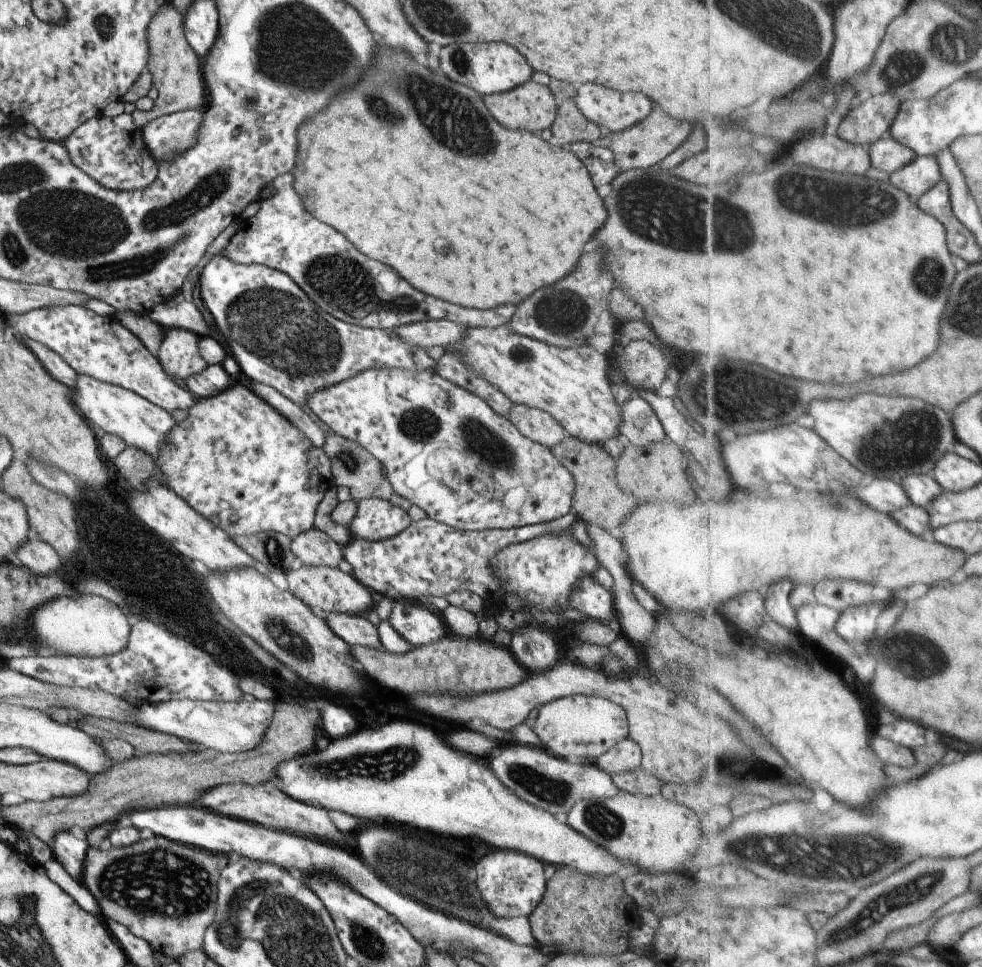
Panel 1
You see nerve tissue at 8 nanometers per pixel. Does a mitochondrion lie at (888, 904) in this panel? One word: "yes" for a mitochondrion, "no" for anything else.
yes

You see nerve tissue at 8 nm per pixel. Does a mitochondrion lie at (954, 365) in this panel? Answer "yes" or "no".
no

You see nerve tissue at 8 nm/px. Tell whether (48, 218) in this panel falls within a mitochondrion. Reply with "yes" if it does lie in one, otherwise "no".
yes

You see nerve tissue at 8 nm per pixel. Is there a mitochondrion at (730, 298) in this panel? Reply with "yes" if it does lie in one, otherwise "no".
no

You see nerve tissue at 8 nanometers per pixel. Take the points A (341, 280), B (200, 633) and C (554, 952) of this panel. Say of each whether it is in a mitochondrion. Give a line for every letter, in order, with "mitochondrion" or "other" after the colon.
A: mitochondrion
B: other
C: other

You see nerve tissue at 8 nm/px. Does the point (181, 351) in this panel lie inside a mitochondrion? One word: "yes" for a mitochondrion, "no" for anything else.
no

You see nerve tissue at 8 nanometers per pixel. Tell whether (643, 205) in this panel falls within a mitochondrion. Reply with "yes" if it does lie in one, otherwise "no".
yes

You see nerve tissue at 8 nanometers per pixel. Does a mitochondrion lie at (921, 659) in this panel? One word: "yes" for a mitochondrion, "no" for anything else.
yes

